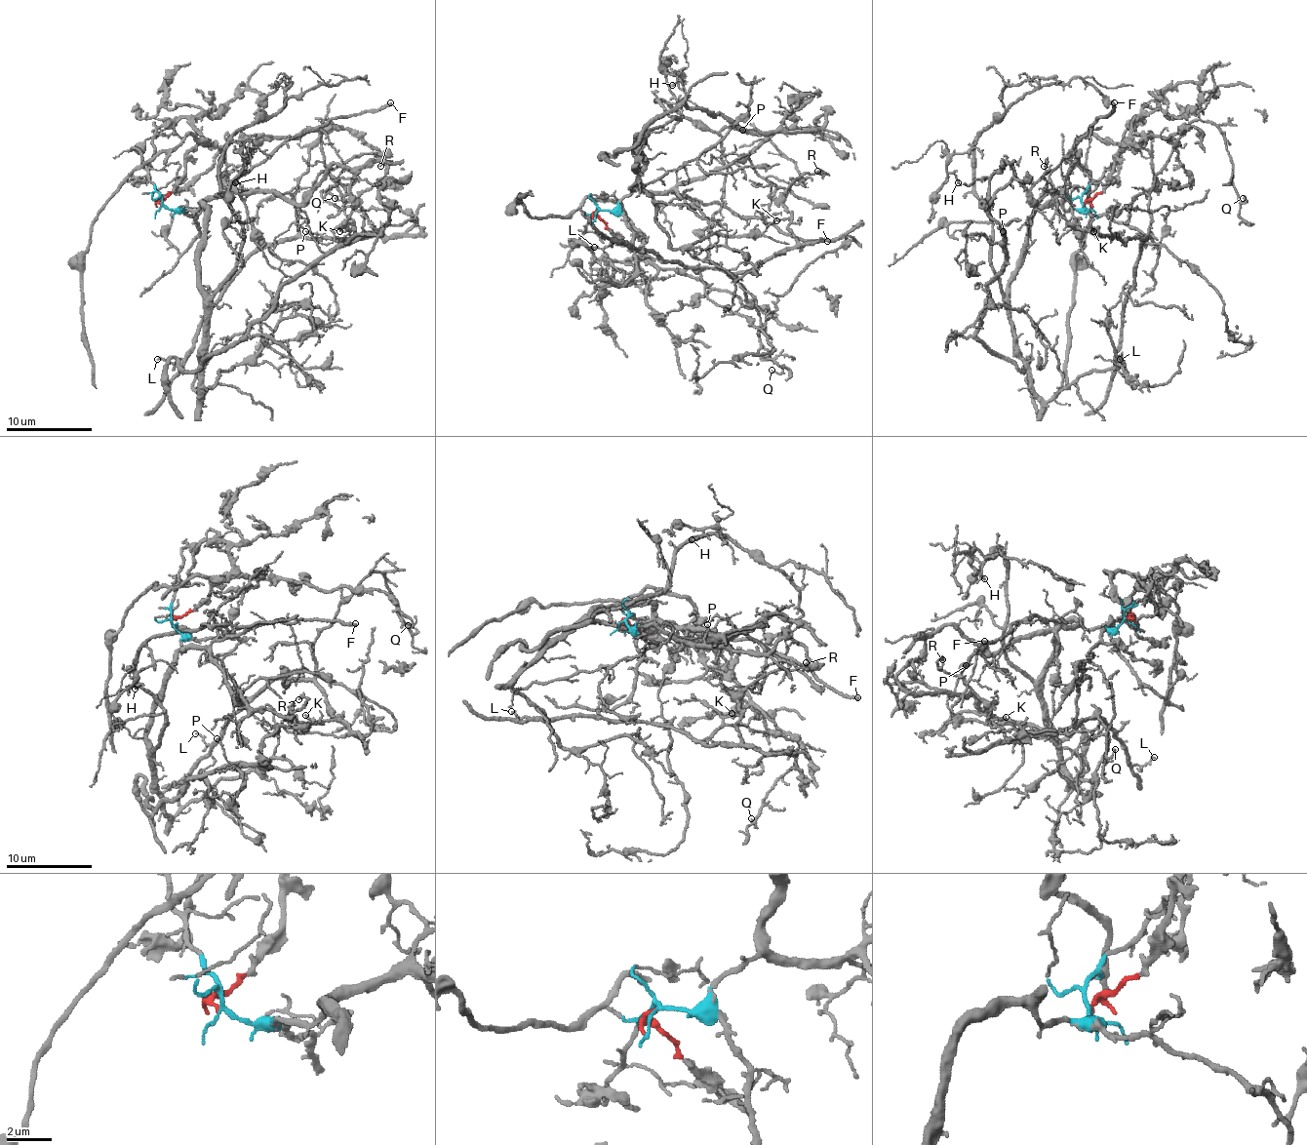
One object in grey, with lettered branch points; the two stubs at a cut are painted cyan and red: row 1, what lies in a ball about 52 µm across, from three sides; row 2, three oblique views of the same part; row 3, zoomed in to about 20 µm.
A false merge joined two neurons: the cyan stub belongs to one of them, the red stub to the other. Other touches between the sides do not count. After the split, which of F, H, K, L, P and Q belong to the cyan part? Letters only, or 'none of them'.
F, H, P

